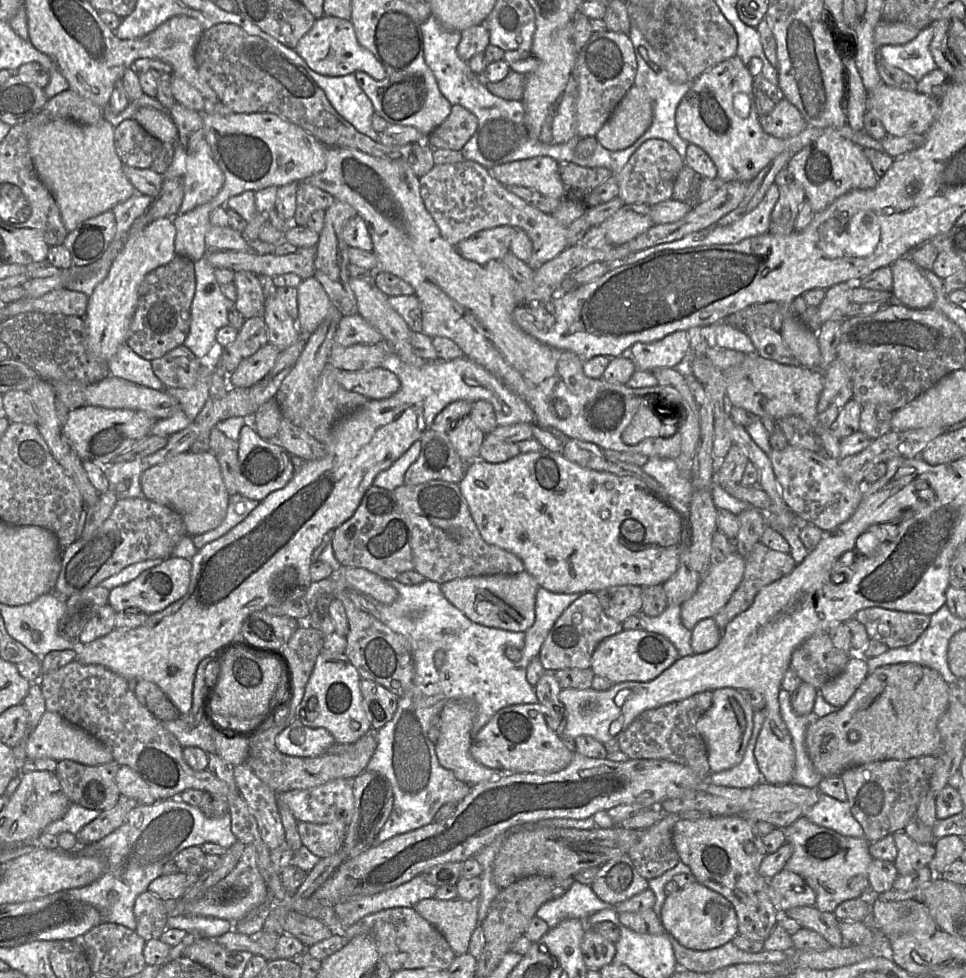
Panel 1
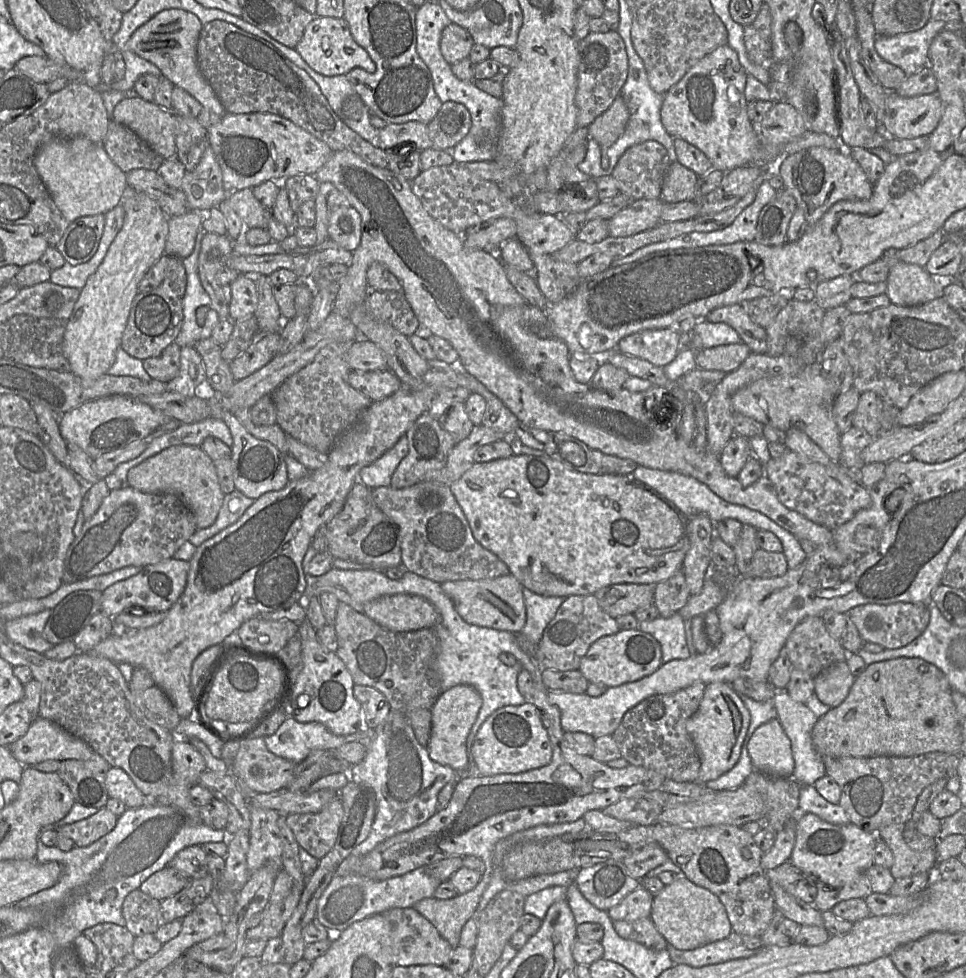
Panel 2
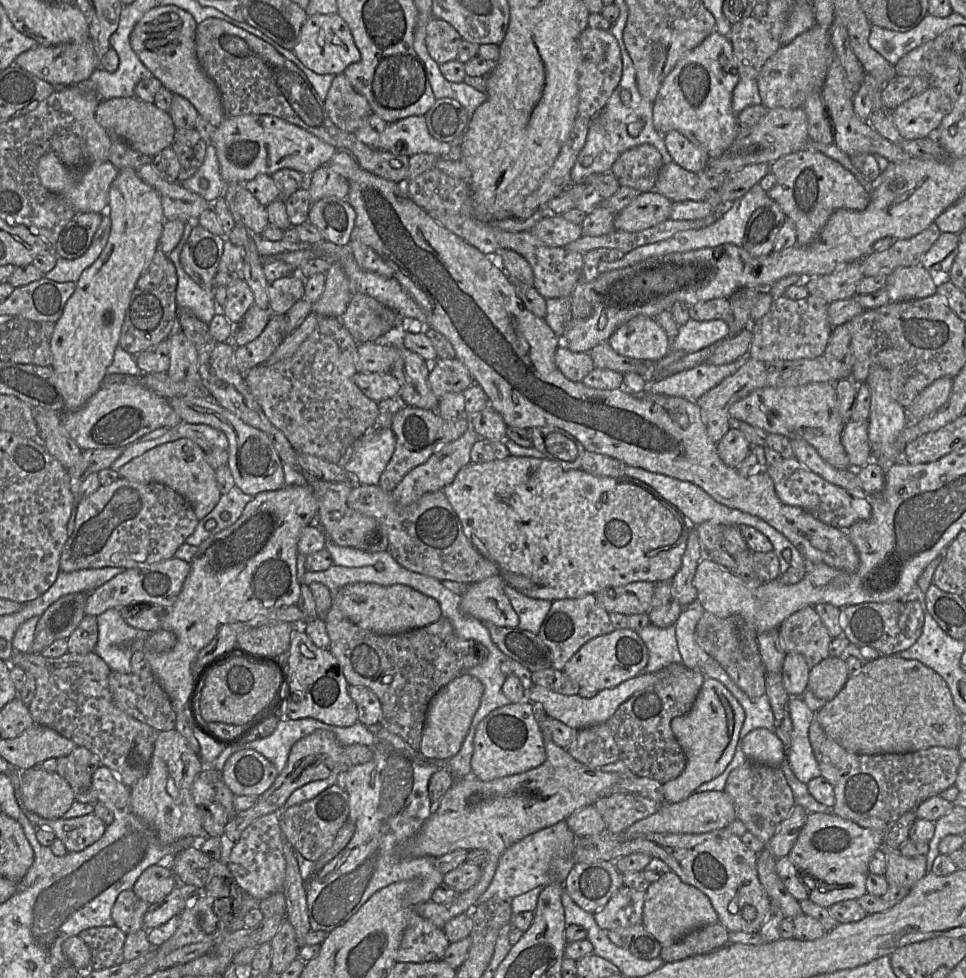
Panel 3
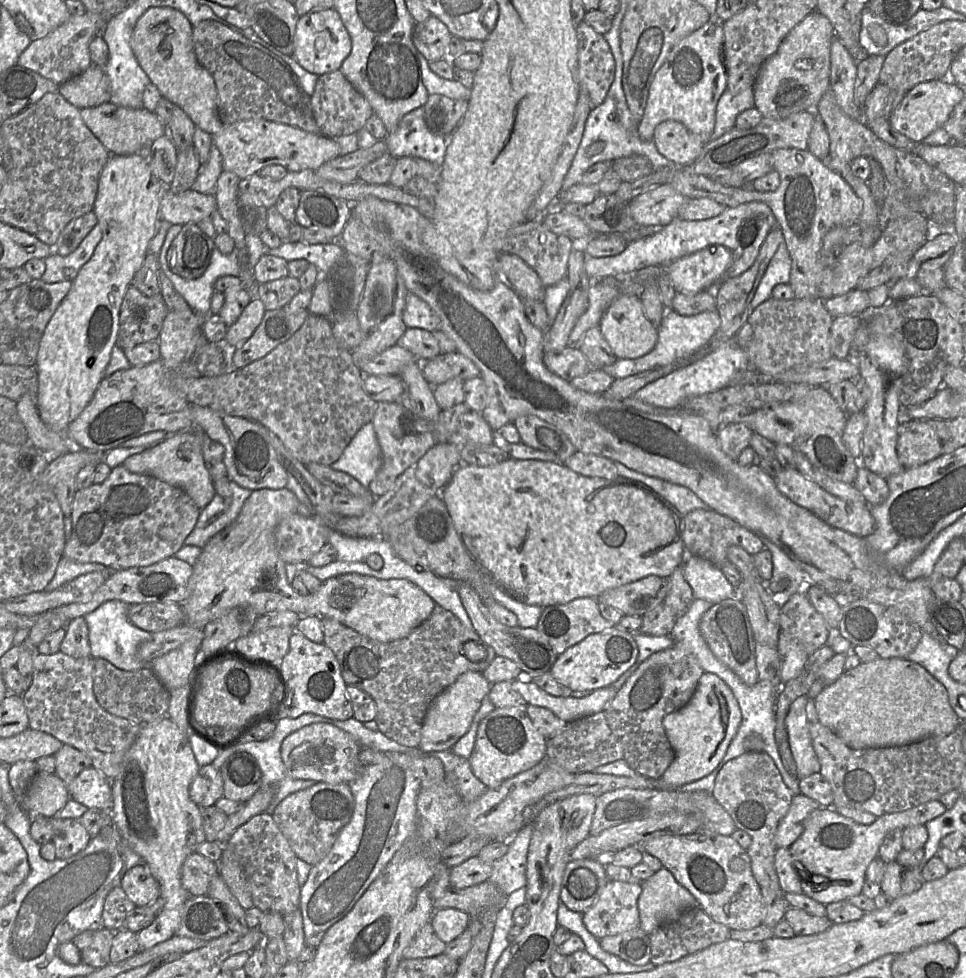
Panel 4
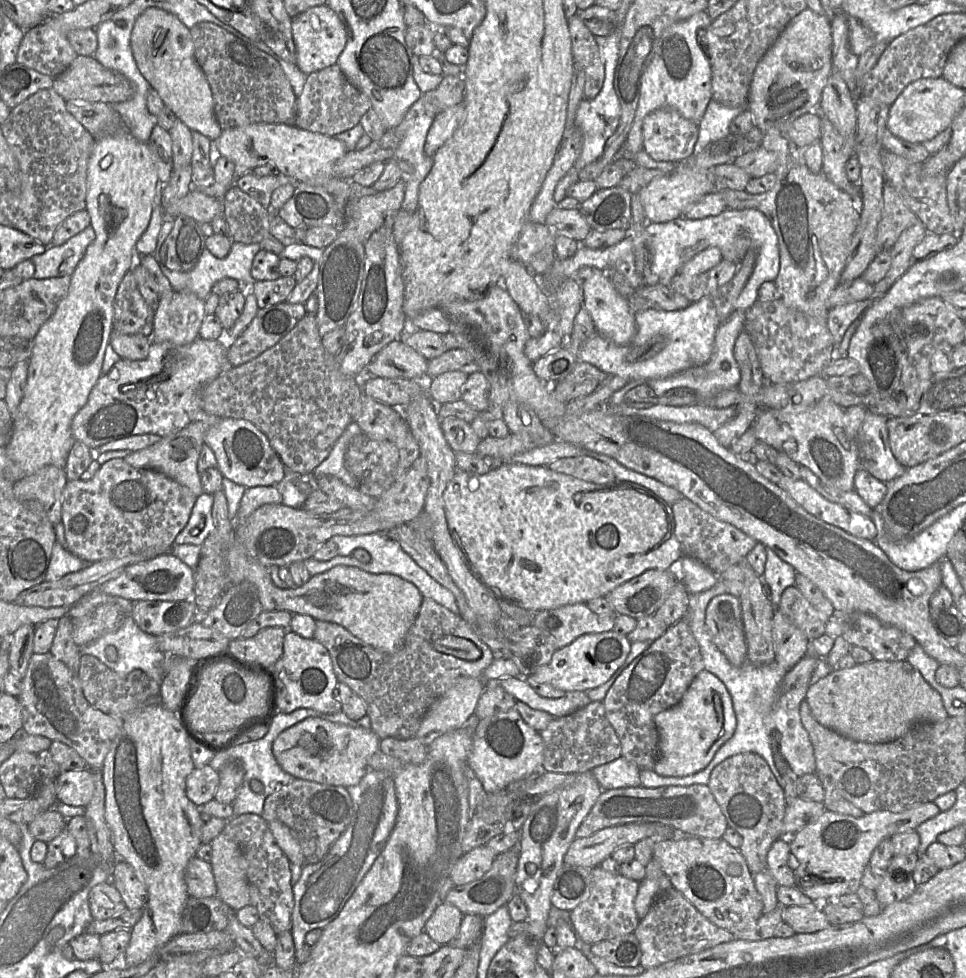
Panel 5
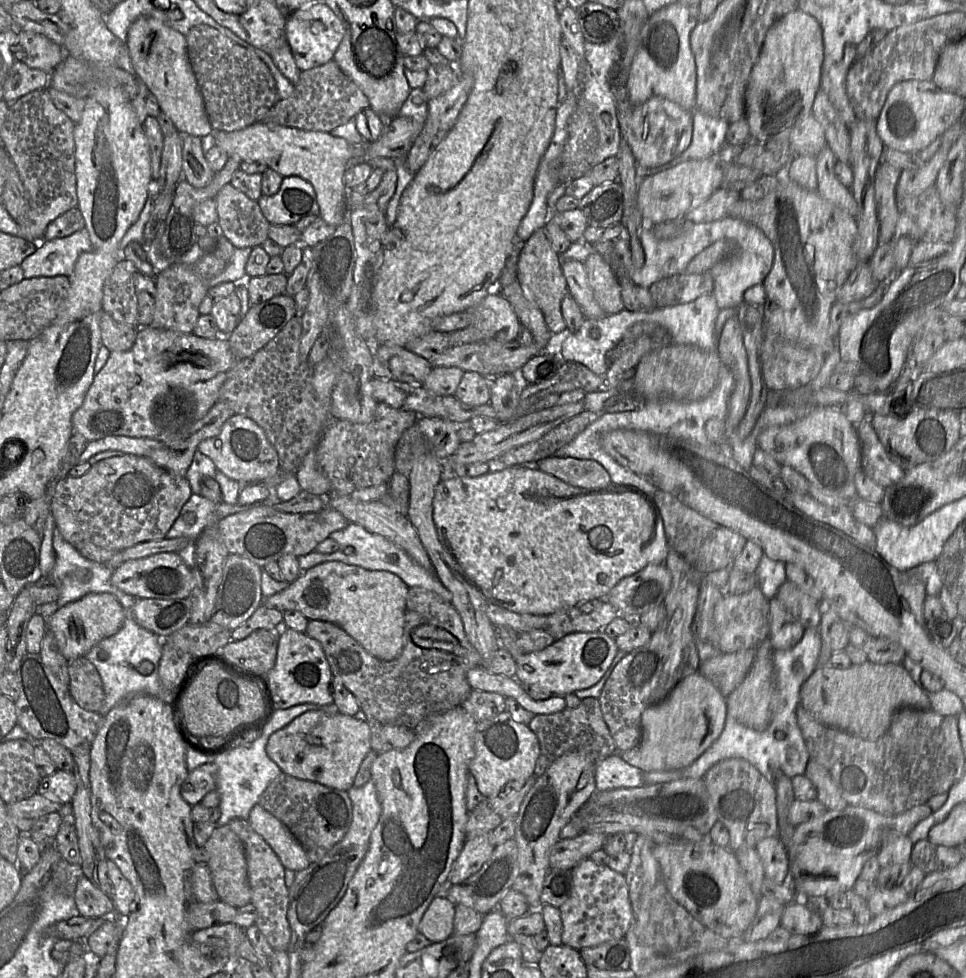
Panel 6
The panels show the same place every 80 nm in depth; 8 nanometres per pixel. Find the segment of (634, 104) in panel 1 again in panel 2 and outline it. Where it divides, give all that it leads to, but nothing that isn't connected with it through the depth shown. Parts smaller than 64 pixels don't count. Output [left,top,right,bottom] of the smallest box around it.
[589,96,629,148]

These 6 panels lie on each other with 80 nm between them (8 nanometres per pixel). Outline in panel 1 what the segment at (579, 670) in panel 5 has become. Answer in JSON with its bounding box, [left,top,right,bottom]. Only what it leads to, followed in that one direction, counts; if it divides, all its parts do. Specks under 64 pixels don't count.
[590,630,678,684]

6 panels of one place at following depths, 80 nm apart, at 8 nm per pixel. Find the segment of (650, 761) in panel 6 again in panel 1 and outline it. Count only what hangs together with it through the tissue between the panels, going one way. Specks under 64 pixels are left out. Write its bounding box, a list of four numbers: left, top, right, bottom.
[696,688,753,773]

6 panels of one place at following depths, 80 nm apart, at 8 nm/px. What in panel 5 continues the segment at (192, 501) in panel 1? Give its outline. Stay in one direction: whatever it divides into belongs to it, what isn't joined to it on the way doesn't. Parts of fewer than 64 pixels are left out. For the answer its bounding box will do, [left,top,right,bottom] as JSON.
[124,415,220,497]

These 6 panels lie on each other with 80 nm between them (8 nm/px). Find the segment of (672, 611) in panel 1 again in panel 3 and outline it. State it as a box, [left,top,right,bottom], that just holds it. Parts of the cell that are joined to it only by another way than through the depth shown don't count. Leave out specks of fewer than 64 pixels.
[636,624,682,672]

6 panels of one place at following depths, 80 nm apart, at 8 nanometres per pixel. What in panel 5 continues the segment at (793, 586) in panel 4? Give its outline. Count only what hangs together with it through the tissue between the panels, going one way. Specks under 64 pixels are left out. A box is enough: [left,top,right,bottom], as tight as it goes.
[761,547,795,607]

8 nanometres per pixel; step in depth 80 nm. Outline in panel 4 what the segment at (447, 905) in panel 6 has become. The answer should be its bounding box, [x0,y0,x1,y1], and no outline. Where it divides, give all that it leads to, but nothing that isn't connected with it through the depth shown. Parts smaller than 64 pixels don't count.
[429,908,470,944]

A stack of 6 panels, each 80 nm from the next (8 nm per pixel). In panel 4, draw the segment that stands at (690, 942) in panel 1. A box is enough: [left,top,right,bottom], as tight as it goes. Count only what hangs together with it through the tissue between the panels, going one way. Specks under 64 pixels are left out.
[638,868,697,935]

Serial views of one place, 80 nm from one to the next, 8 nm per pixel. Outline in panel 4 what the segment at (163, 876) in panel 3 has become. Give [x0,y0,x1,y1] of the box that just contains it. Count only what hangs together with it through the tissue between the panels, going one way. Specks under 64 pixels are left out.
[120,863,160,907]

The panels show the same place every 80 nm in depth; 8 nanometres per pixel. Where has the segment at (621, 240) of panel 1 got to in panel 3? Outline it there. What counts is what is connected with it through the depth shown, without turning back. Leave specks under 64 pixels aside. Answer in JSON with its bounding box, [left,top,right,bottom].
[614,190,673,232]

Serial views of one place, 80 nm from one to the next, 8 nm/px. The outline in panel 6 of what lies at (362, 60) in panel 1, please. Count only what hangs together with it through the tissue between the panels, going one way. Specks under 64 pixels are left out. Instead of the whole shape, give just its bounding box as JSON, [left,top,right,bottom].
[285,1,345,71]

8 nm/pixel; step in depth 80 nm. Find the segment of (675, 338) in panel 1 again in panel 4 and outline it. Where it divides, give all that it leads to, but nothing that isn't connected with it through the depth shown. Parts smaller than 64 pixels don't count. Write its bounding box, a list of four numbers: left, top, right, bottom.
[599,295,658,359]

